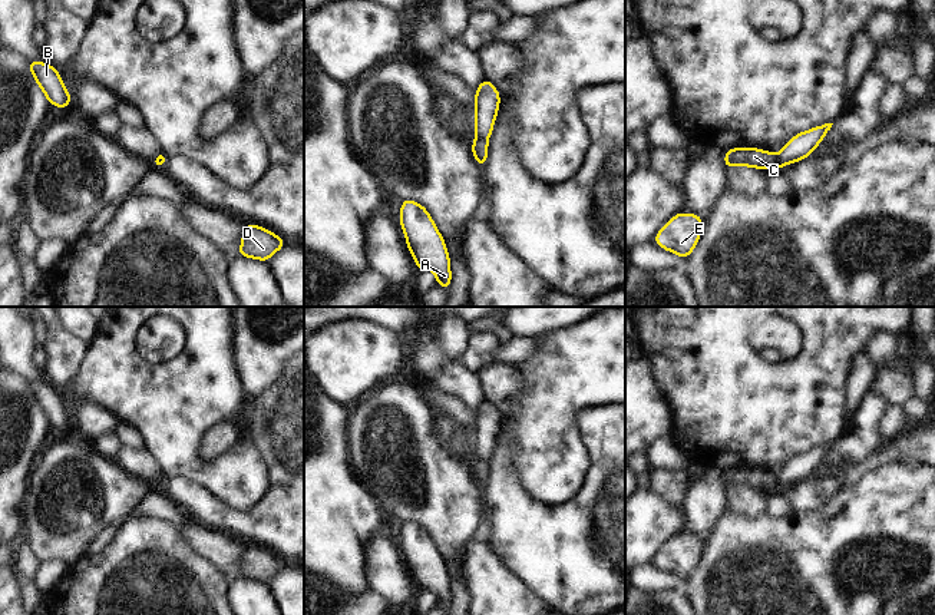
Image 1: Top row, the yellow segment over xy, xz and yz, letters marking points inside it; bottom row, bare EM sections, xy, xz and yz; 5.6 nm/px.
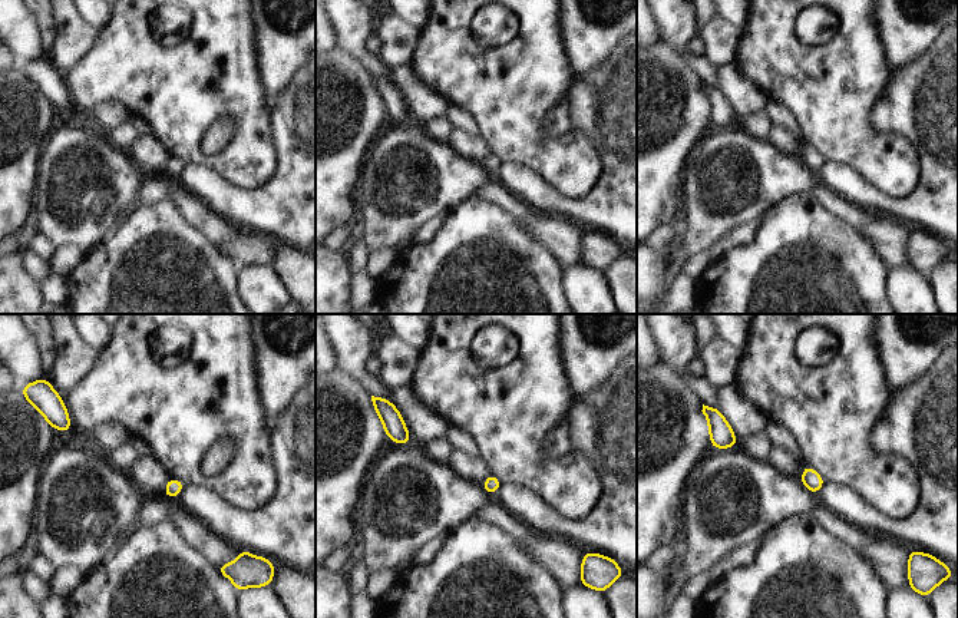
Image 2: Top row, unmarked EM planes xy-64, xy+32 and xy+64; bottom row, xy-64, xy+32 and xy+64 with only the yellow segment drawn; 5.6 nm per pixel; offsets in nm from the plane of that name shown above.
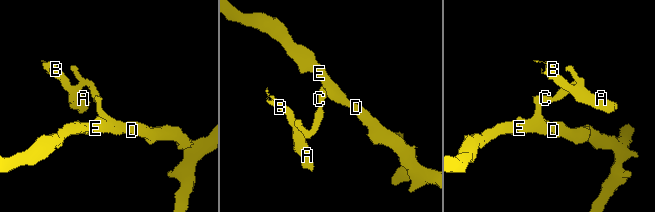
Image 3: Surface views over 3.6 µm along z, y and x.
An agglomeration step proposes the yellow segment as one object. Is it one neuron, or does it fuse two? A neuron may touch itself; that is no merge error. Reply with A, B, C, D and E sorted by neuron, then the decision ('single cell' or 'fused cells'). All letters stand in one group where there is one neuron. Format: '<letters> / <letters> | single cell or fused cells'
A B / C D E | fused cells

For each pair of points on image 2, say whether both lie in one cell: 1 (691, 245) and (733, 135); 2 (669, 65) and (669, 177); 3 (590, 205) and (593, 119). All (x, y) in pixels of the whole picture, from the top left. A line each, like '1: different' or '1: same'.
1: same
2: same
3: same

